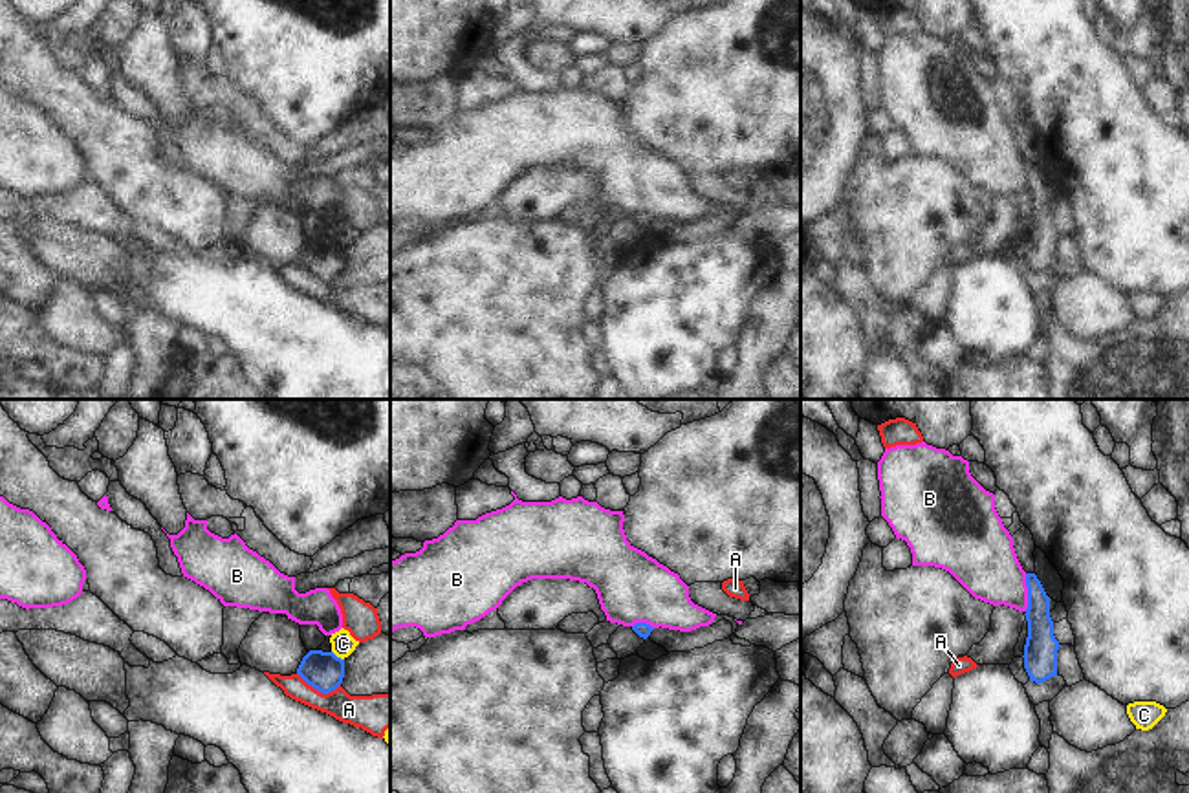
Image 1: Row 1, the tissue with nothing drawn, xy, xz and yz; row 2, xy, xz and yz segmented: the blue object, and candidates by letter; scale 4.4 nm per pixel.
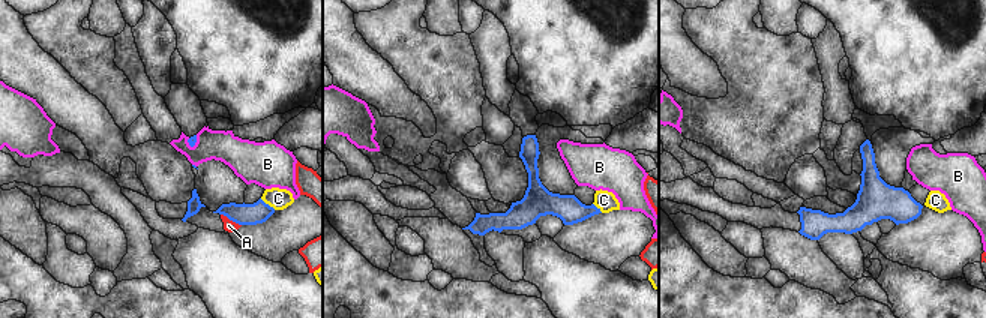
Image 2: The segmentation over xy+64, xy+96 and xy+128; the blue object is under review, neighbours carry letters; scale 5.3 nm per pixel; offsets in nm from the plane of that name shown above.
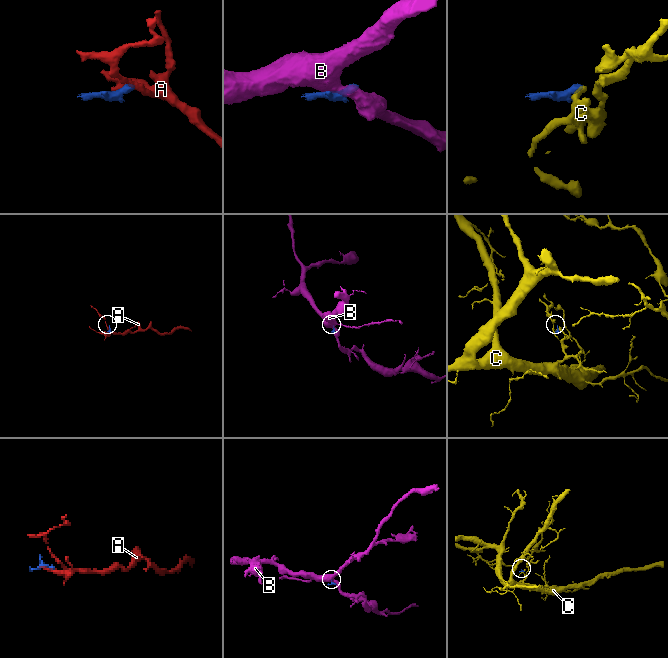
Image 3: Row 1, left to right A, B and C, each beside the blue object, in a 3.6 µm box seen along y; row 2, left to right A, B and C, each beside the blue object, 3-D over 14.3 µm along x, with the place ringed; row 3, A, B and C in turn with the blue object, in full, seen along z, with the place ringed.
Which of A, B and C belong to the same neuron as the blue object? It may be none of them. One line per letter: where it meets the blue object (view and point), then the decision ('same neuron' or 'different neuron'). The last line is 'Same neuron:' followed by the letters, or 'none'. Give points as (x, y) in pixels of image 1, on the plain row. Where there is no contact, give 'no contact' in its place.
A: xy (319, 281) | different neuron
B: yz (1028, 182) | different neuron
C: xy (336, 246) | different neuron
Same neuron: none

